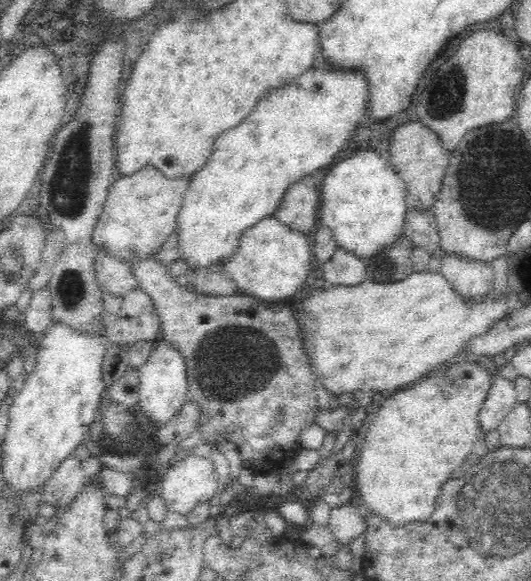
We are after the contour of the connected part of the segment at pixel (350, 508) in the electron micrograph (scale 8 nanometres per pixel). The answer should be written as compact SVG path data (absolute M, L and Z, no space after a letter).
M347 500L346 502L338 502L334 506L330 506L328 527L336 539L347 543L354 536L364 532L366 521L360 507L354 506Z

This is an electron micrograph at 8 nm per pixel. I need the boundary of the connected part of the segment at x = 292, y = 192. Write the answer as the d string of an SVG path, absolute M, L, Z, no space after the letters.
M304 174L288 184L273 216L292 230L308 231L318 219L319 197L315 179L311 174Z

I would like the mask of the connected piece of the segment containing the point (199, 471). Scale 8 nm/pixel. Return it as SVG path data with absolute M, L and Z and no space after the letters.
M189 454L167 470L161 484L162 504L168 512L186 516L196 505L213 500L218 485L212 460Z

